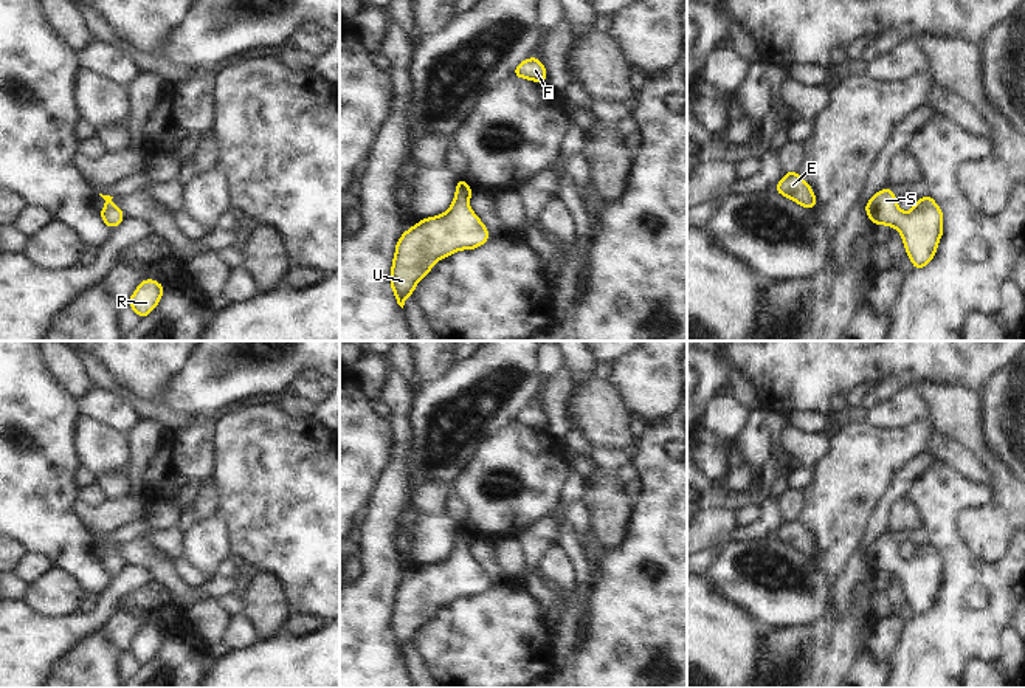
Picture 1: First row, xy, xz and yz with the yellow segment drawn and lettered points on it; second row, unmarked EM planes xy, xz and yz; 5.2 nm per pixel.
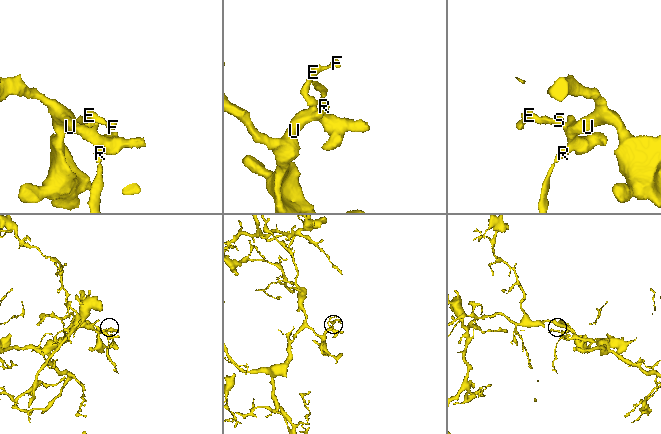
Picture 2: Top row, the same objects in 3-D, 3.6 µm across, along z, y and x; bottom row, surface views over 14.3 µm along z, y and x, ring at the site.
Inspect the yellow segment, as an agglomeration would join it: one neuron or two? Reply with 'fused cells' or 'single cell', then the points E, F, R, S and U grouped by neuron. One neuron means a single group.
single cell; E F R S U

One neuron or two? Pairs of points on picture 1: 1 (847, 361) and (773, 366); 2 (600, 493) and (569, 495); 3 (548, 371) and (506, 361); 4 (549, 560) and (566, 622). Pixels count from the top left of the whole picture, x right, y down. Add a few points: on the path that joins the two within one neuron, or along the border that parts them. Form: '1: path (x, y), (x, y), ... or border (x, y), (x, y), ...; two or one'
1: path (828, 361), (791, 361); one
2: border (586, 488), (580, 499); two
3: border (535, 357), (543, 385); two
4: path (565, 575), (571, 588), (571, 606); one

